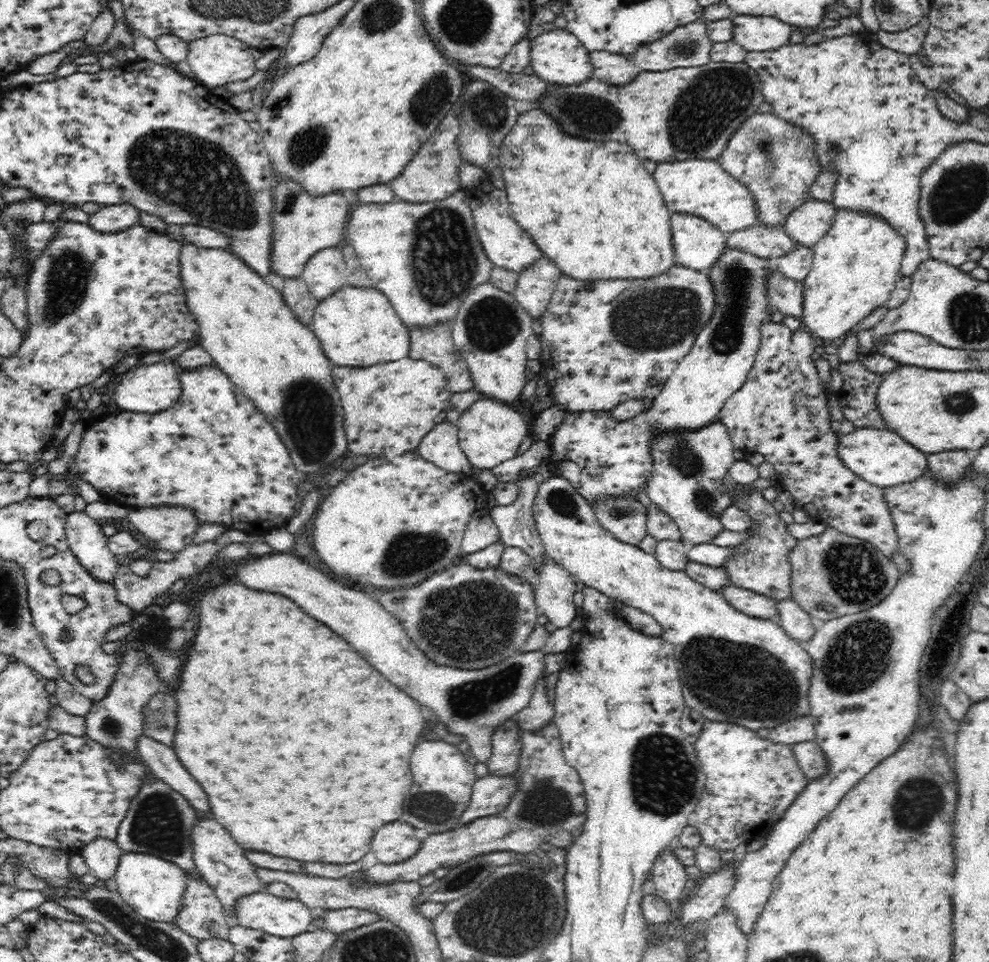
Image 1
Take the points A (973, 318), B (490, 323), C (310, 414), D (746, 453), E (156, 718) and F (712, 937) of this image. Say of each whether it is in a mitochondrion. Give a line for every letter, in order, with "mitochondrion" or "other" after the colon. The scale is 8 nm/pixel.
A: mitochondrion
B: mitochondrion
C: mitochondrion
D: other
E: mitochondrion
F: other

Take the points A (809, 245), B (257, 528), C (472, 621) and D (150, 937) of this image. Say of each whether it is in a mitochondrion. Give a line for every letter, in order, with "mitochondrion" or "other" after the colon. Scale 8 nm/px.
A: other
B: other
C: mitochondrion
D: mitochondrion

